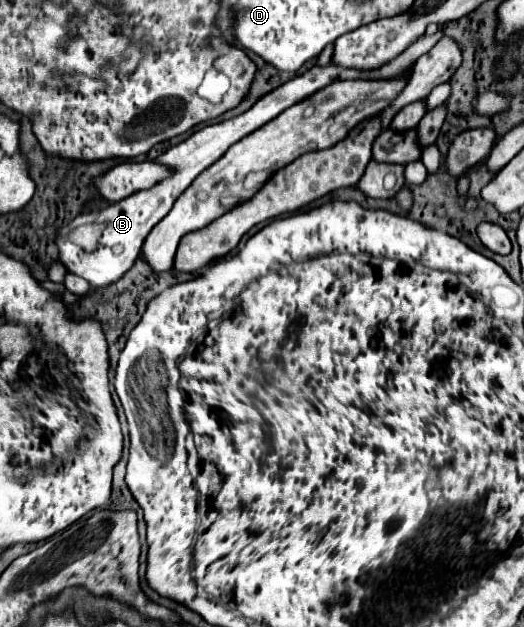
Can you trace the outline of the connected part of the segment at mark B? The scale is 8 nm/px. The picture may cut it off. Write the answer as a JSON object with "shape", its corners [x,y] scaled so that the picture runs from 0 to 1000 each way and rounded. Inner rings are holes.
{"shape":[[[836,49],[832,56],[824,59],[802,59],[802,65],[794,65],[790,72],[782,72],[771,85],[763,85],[763,91],[748,94],[740,104],[729,104],[725,110],[714,110],[710,116],[691,116],[683,110],[656,110],[656,107],[641,107],[641,104],[622,104],[622,107],[595,107],[588,110],[584,116],[553,126],[550,132],[534,136],[531,142],[508,148],[504,155],[496,155],[469,180],[447,187],[447,190],[435,190],[435,193],[424,193],[424,196],[408,196],[408,199],[397,199],[374,212],[366,212],[355,225],[324,234],[317,244],[309,244],[298,260],[321,266],[324,279],[309,289],[302,289],[290,301],[275,301],[275,305],[260,305],[252,308],[248,314],[240,314],[237,321],[221,321],[221,324],[210,324],[206,330],[198,333],[187,333],[187,337],[160,337],[153,340],[145,349],[137,349],[134,356],[126,356],[122,362],[111,365],[111,378],[107,378],[107,391],[111,391],[111,410],[115,416],[122,419],[122,426],[164,445],[172,451],[172,461],[195,461],[195,458],[206,458],[214,451],[221,451],[252,423],[256,416],[263,413],[267,407],[267,391],[275,388],[275,378],[282,378],[282,372],[290,368],[290,362],[328,333],[332,321],[347,311],[351,301],[363,298],[363,292],[393,270],[401,266],[405,260],[412,260],[431,241],[439,231],[447,231],[450,225],[458,225],[462,219],[477,215],[481,209],[489,209],[492,203],[500,203],[504,196],[511,196],[515,190],[523,190],[527,183],[534,183],[542,174],[573,164],[576,158],[592,155],[595,148],[618,142],[622,136],[637,132],[637,129],[653,129],[653,126],[756,126],[760,120],[767,120],[775,113],[775,107],[782,107],[790,100],[794,91],[817,85],[836,65],[840,65],[844,53]],[[156,359],[179,359],[191,365],[191,375],[183,381],[183,391],[176,400],[160,400],[153,391],[145,391],[141,384],[134,384],[130,378],[122,378],[126,372],[134,372],[137,365],[149,365]]]}

